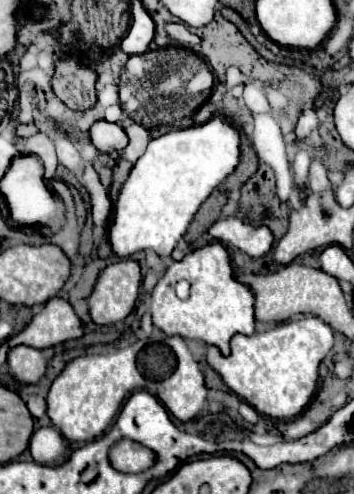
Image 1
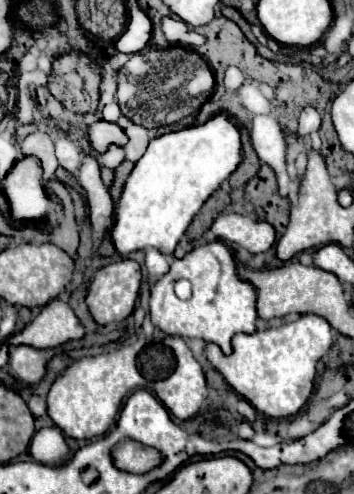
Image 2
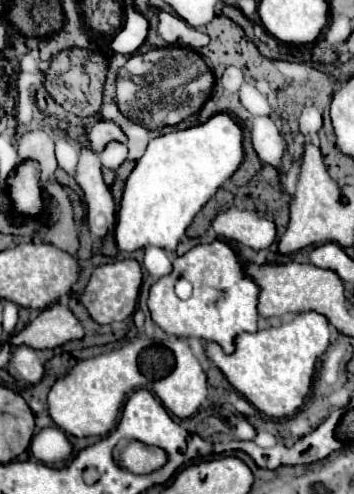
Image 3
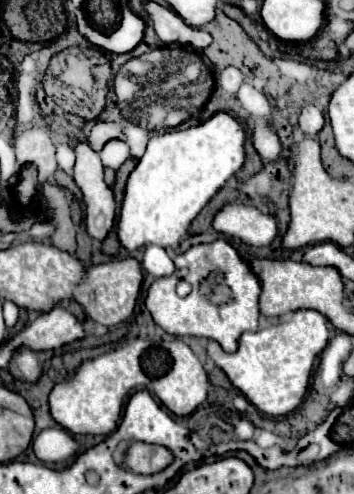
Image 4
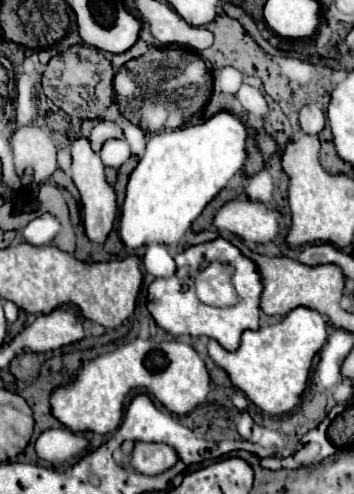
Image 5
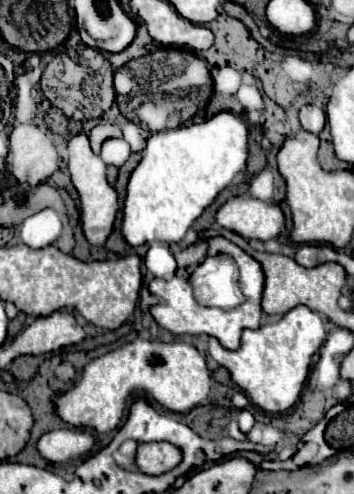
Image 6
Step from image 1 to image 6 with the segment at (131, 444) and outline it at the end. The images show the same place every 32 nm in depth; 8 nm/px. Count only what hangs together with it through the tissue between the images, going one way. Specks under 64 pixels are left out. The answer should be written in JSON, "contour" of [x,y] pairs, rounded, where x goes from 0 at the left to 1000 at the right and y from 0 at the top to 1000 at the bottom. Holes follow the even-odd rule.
{"contour":[[[480,895],[390,899],[384,943],[407,960],[463,960],[514,935],[514,911]]]}

